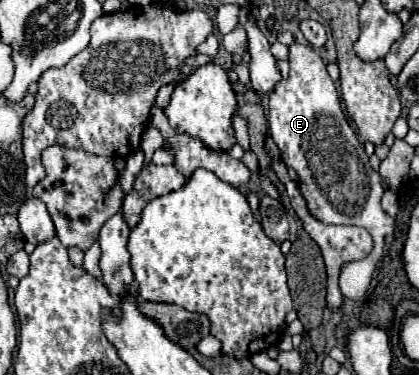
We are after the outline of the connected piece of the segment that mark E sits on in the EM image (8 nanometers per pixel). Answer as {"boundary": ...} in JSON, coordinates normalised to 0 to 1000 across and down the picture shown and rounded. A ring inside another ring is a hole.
{"boundary":[[[687,123],[692,197],[673,208],[644,245],[640,320],[644,368],[663,389],[673,427],[711,464],[711,501],[735,544],[735,560],[768,597],[859,603],[888,619],[893,667],[854,693],[821,704],[811,725],[811,773],[821,795],[864,795],[883,763],[888,725],[916,667],[916,629],[940,619],[940,581],[907,555],[907,528],[921,512],[916,475],[883,443],[883,416],[854,379],[831,331],[802,229],[778,192],[778,171],[745,123]],[[869,528],[869,539],[864,539]]]}

